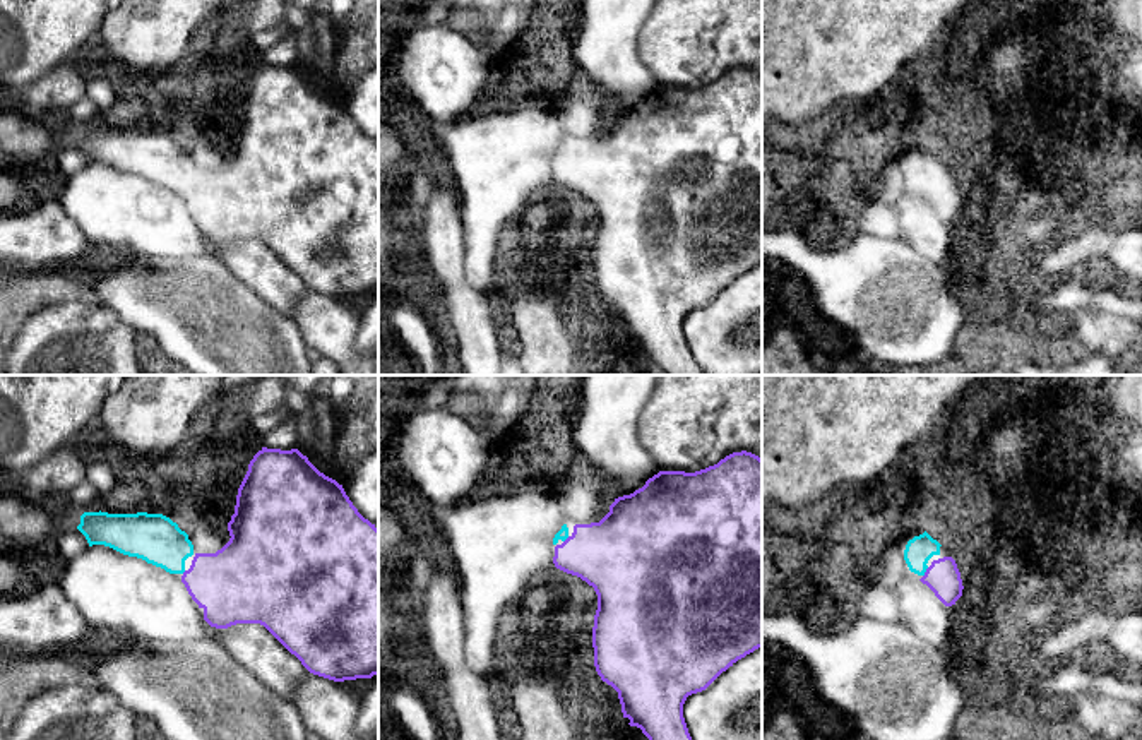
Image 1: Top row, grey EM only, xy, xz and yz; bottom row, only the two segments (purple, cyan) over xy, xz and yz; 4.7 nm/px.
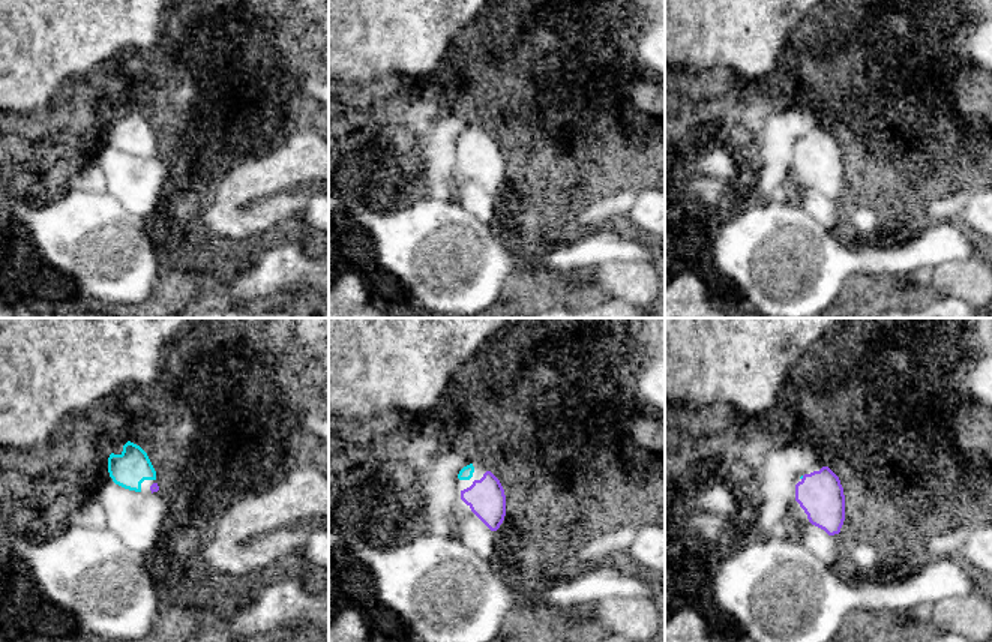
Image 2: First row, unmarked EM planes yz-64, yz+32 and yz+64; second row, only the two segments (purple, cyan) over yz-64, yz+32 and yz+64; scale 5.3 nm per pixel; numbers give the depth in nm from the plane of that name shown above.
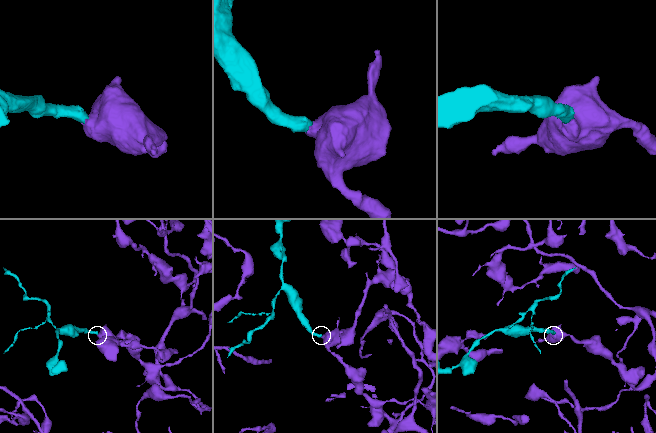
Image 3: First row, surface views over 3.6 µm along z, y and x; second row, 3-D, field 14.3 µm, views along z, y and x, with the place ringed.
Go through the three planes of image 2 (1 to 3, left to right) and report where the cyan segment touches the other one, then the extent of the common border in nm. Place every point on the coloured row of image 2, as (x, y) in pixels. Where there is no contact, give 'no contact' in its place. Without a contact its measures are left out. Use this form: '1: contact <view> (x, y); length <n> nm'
1: no contact
2: no contact
3: contact yz+64 (803, 477); length 30 nm

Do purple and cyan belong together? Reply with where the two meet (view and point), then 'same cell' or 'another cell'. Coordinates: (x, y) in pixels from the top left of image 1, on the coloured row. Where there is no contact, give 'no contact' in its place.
contact yz (925, 572); same cell

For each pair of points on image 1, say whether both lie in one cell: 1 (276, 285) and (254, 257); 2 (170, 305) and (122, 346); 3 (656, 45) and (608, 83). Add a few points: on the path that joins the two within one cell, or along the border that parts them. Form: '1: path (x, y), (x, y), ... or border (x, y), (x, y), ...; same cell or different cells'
1: path (269, 278), (255, 264); same cell
2: border (101, 304), (110, 307), (132, 329); different cells
3: border (644, 19), (639, 29), (637, 57), (661, 86); different cells

